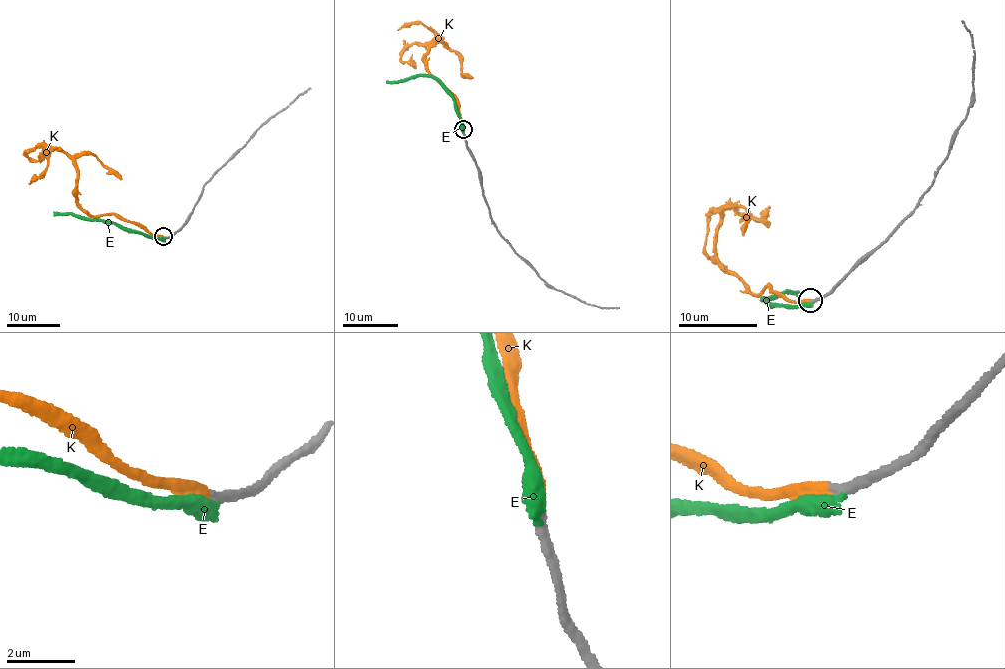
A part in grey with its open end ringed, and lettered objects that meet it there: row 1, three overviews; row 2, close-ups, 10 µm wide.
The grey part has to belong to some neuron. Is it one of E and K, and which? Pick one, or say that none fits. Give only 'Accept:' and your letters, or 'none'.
Accept: K

